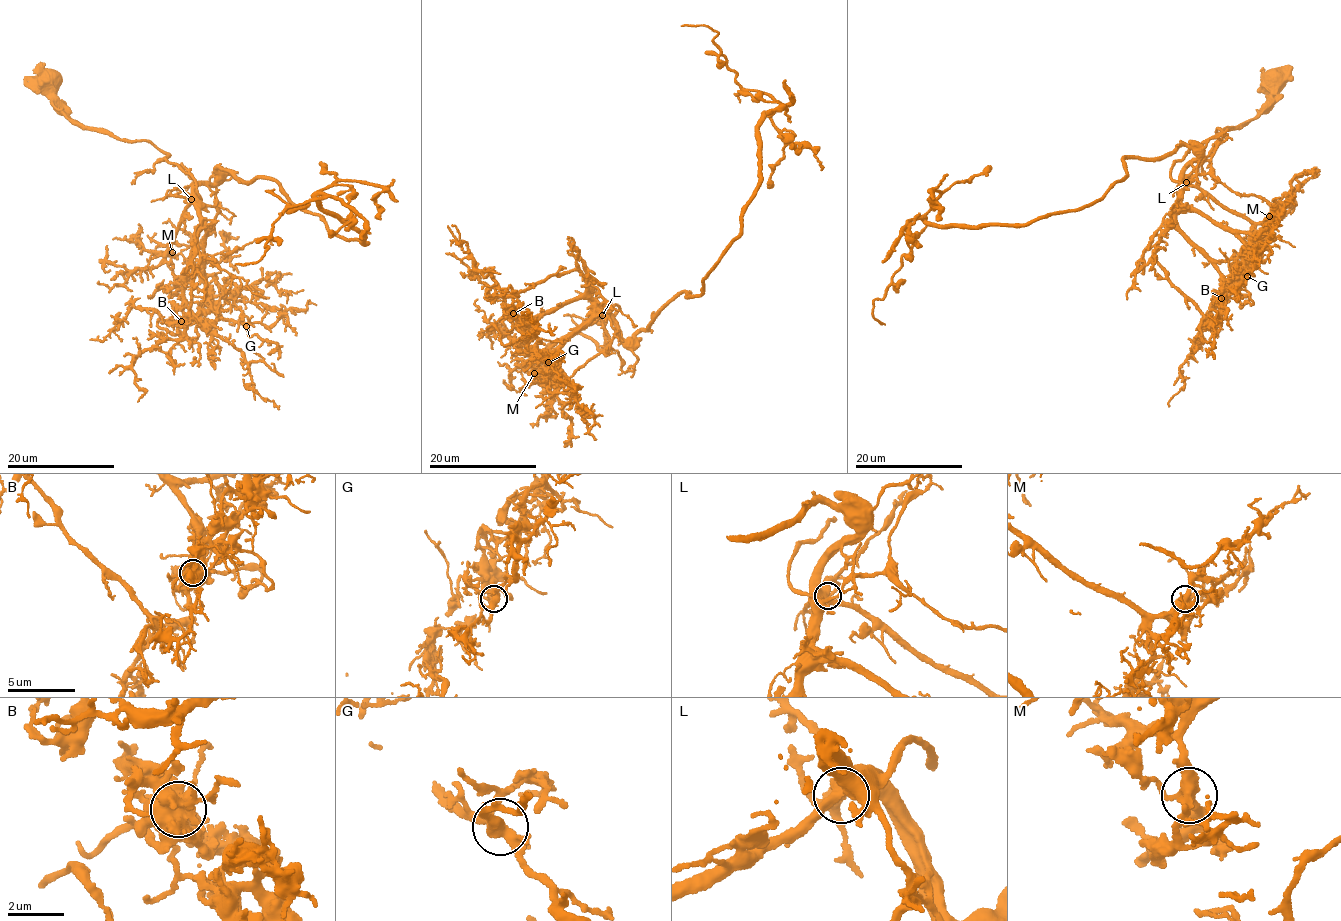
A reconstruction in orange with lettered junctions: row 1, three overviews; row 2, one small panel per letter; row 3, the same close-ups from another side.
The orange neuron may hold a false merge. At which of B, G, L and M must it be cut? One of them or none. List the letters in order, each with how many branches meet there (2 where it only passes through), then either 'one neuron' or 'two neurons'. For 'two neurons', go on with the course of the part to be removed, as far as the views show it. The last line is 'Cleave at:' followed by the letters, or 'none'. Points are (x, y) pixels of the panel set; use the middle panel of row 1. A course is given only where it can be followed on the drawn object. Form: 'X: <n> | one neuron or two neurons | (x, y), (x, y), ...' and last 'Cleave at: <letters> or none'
B: 6 | two neurons | (513, 313), (489, 329), (509, 345), (531, 333), (541, 339), (533, 353), (559, 360), (555, 378), (580, 386)
G: 5 | one neuron
L: 4 | one neuron
M: 4 | one neuron
Cleave at: B

